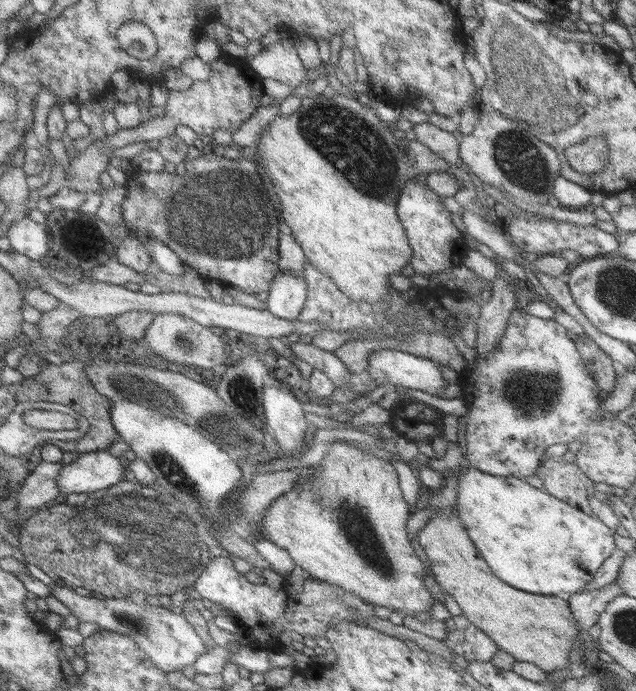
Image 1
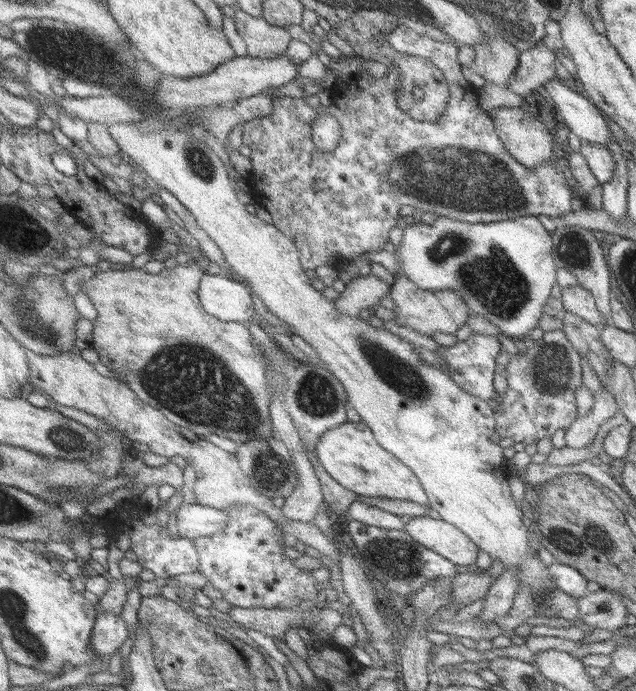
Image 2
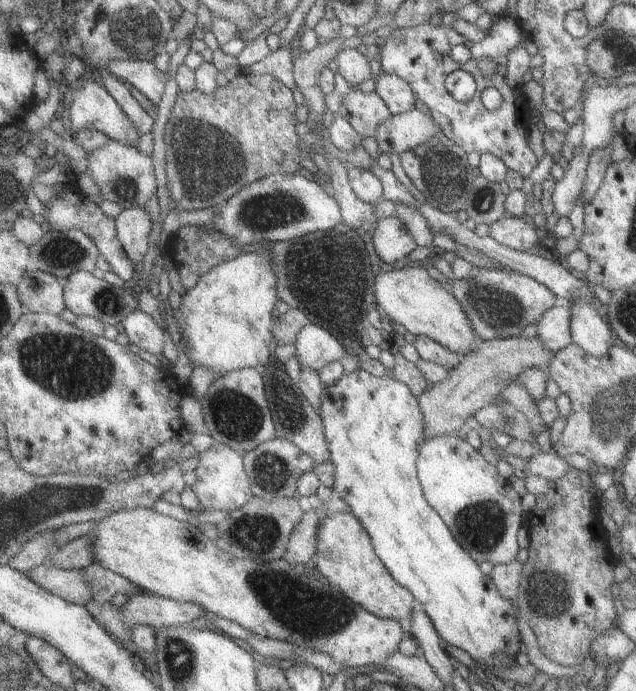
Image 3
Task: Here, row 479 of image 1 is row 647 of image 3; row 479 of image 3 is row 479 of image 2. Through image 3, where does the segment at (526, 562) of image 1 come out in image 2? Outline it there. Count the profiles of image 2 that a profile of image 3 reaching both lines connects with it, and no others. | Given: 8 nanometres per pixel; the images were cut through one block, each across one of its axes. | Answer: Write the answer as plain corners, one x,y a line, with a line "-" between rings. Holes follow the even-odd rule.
347,421
327,430
317,443
317,453
325,470
341,486
348,487
359,495
409,500
427,506
426,492
411,468
390,451
385,450
375,438
371,427
363,421

